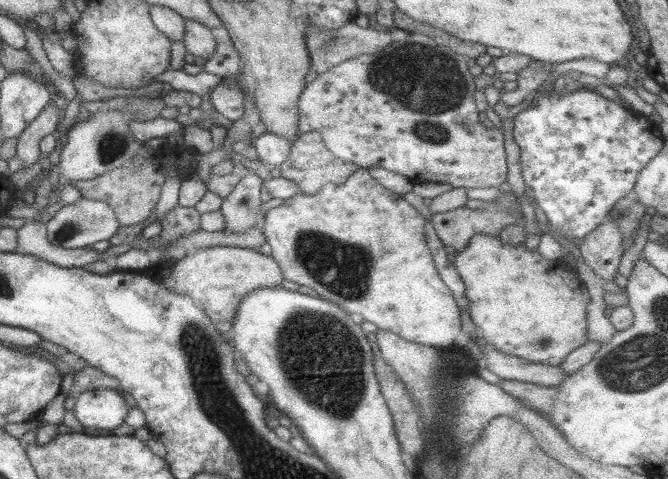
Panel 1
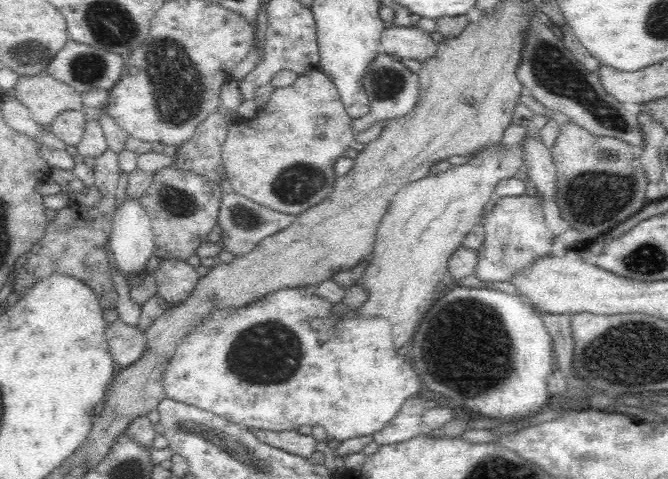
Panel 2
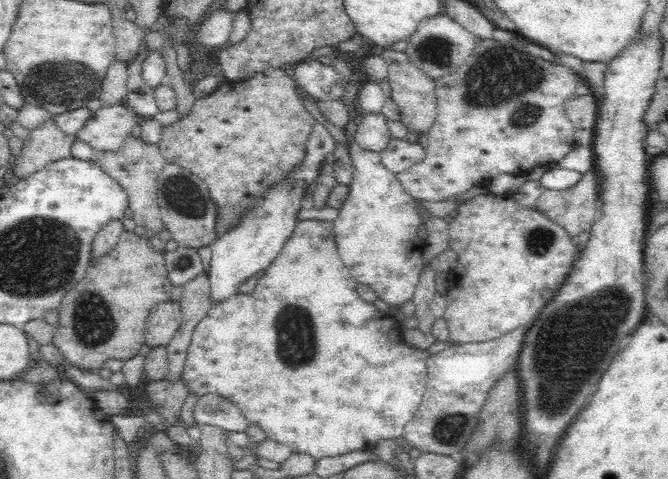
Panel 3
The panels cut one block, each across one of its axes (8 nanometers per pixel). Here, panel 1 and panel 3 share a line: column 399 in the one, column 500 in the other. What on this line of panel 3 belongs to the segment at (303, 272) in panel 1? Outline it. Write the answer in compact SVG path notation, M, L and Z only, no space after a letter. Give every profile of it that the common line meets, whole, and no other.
M498 194L476 196L456 208L460 214L450 224L450 248L458 254L458 266L450 272L448 308L444 314L448 326L448 344L470 344L496 340L516 328L532 328L544 306L558 294L568 280L580 246L556 222L534 208L520 208L514 200Z

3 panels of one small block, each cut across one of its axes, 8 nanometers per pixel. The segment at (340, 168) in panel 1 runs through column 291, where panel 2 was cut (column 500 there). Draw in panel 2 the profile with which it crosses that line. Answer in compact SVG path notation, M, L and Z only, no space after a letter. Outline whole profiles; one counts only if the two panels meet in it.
M526 142L514 146L494 144L468 156L468 162L456 164L440 174L428 174L398 190L380 222L370 266L364 270L362 286L366 288L368 300L362 304L358 318L382 316L392 324L394 346L410 344L418 324L448 286L450 256L464 246L468 232L480 224L482 208L496 198L494 190L498 182L516 178L518 172L528 170L524 156Z

